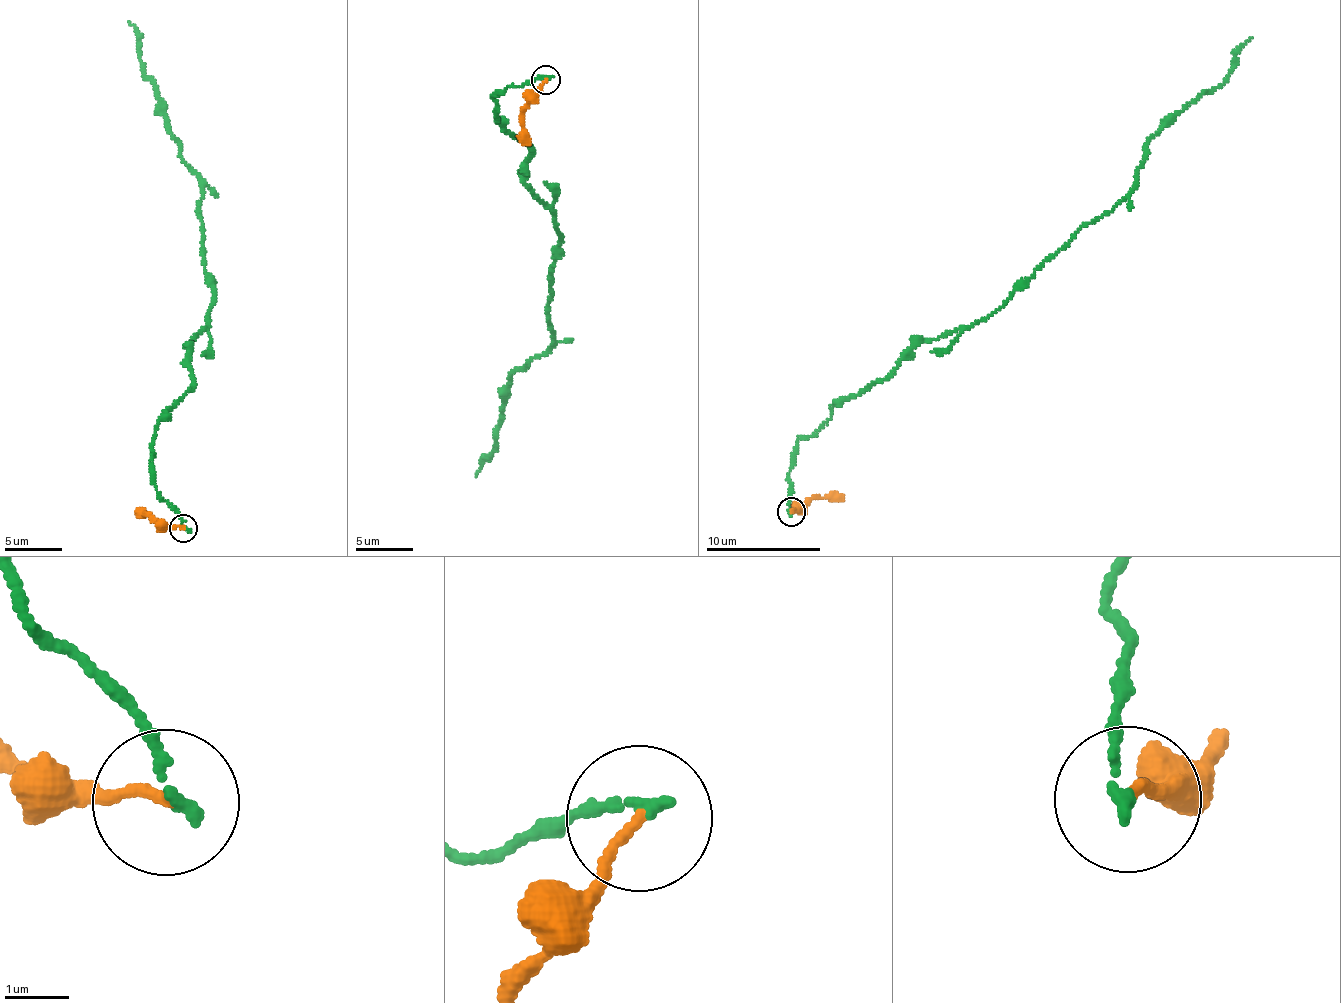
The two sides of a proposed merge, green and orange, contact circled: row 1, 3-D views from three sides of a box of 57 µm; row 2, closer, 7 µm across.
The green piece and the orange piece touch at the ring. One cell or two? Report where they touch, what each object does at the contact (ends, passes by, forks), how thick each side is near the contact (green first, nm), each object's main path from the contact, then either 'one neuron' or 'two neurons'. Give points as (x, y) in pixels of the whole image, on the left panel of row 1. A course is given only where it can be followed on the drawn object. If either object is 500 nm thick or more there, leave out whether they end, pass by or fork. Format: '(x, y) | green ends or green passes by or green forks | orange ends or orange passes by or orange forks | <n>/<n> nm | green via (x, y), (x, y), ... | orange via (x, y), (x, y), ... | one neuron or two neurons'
(183, 528) | green ends | orange ends | 170/150 nm | green via (184, 529), (152, 460), (155, 426), (192, 381), (187, 347), (213, 301), (202, 189), (128, 21) | orange via (184, 529), (139, 514), (142, 510) | two neurons

